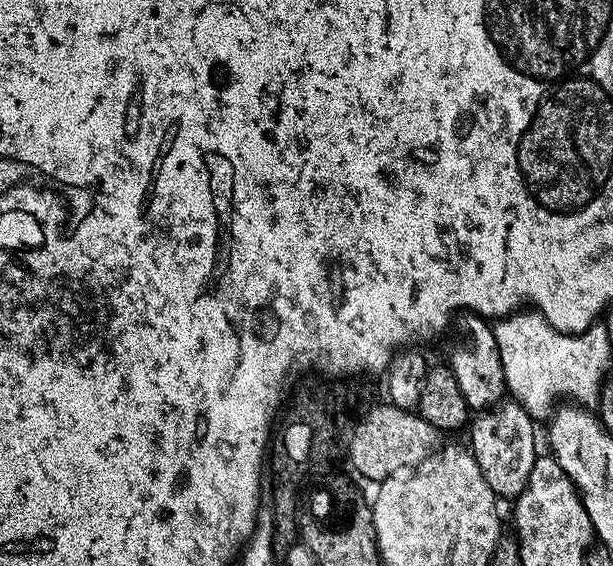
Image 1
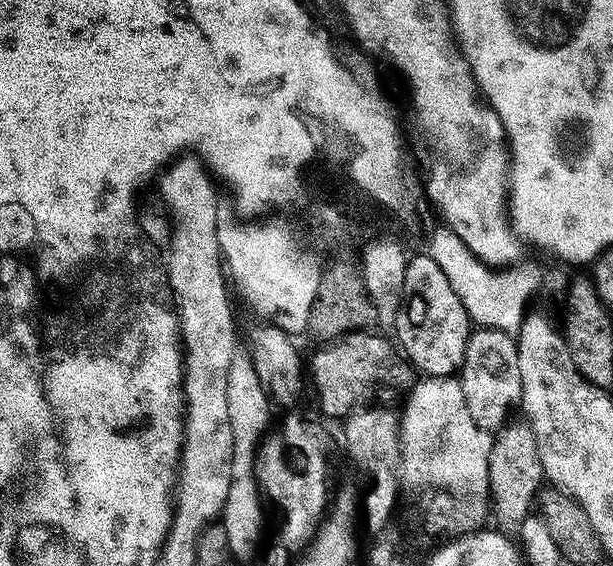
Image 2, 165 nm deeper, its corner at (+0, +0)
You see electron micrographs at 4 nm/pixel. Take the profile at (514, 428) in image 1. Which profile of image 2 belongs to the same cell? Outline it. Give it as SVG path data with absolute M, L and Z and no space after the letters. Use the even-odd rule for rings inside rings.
M477 327L466 342L464 363L458 371L466 410L479 428L499 430L509 423L512 407L520 404L522 370L518 370L518 340L500 329Z

